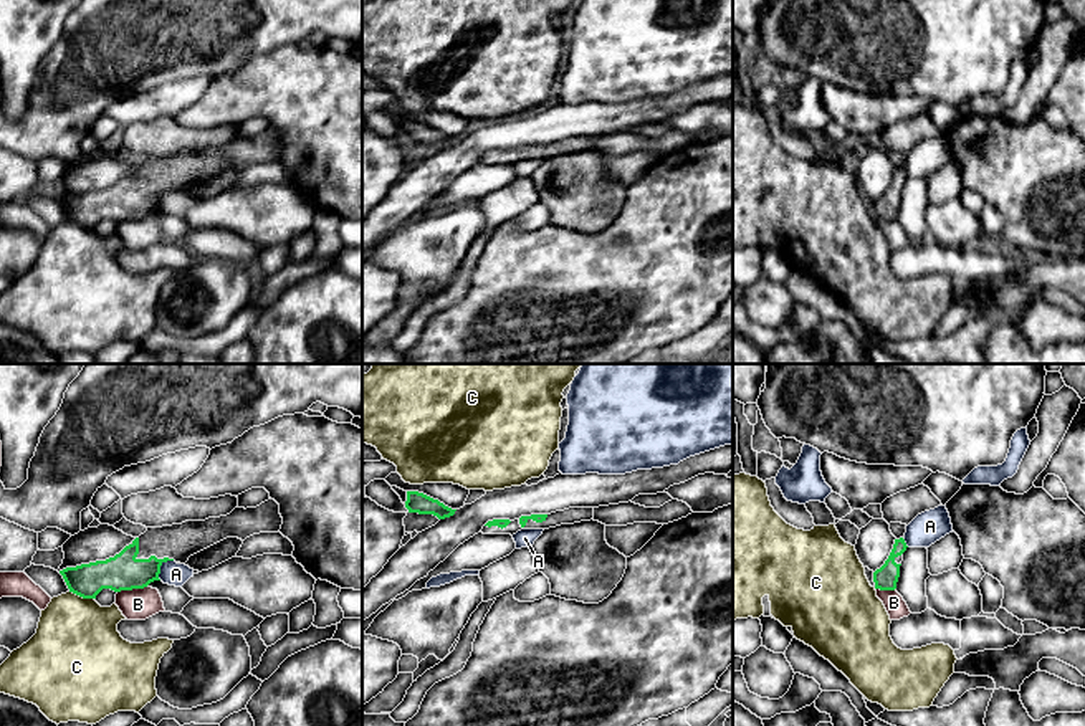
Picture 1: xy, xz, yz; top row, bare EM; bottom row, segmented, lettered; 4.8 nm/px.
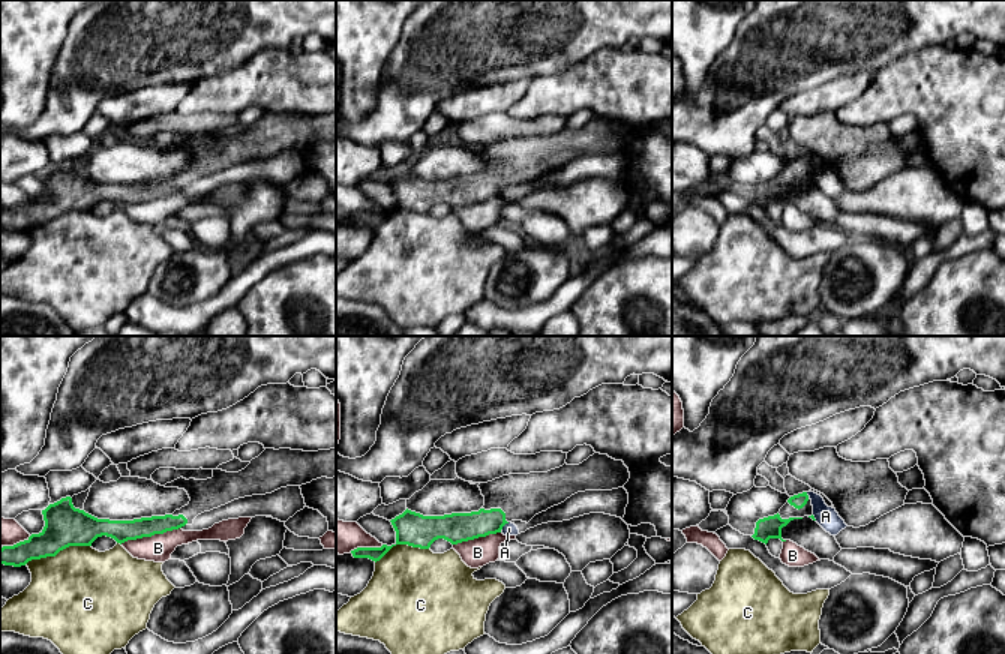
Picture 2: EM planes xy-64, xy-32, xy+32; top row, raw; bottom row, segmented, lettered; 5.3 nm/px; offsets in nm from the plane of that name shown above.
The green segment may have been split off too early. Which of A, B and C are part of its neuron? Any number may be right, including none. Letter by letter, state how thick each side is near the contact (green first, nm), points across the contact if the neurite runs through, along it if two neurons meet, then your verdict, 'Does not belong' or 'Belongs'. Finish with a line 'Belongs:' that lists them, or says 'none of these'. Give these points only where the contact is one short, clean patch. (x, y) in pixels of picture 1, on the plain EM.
A: Thickness 180 nm (green) against 110 nm. Boundary: xy (172, 189), (161, 195), (159, 209). Does not belong
B: Thickness 180 nm (green) against 160 nm. Does not belong
C: Thickness 180 nm (green) against 420 nm. Does not belong
Belongs: none of these

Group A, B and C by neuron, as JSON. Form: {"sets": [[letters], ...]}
{"sets": [["A"], ["B"], ["C"]]}

